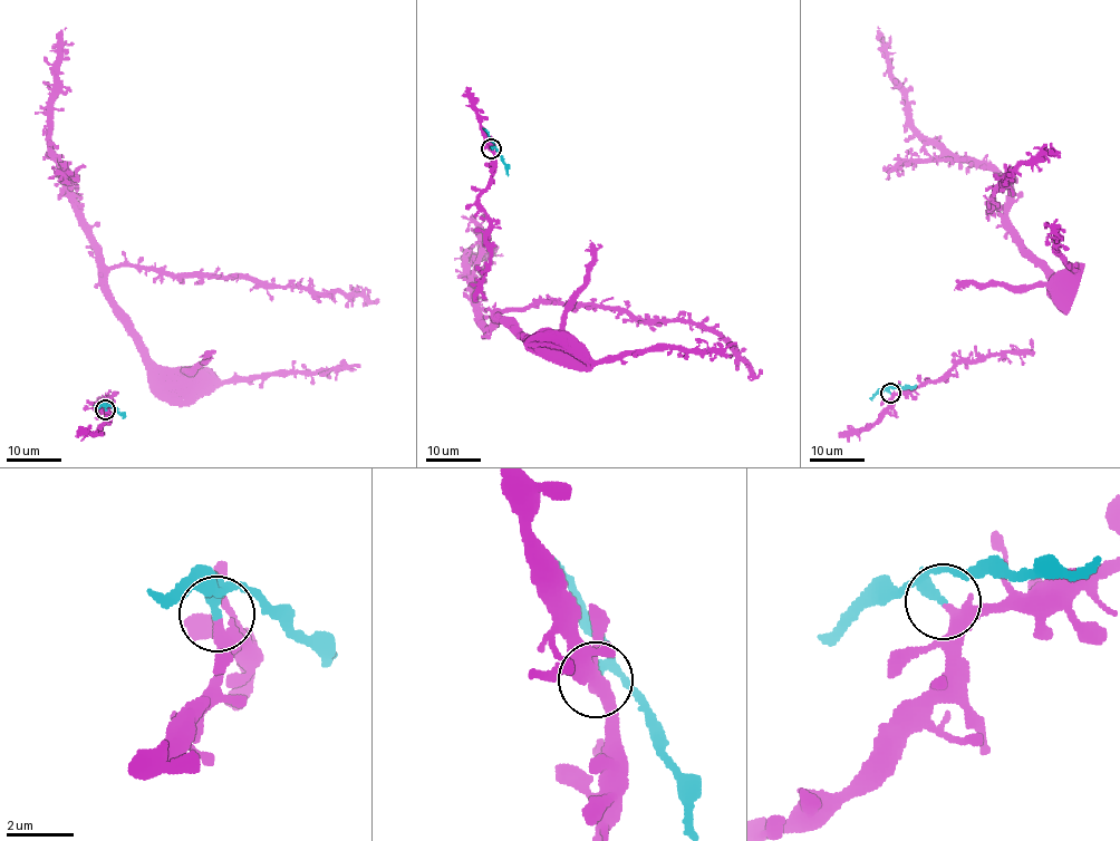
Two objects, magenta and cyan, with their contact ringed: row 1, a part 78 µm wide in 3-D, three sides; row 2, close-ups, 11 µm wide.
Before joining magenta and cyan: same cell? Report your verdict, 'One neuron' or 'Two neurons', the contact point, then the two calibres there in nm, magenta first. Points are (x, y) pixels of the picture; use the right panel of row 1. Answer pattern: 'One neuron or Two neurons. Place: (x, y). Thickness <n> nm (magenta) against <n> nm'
Two neurons. Place: (890, 393). Thickness 280 nm (magenta) against 260 nm

